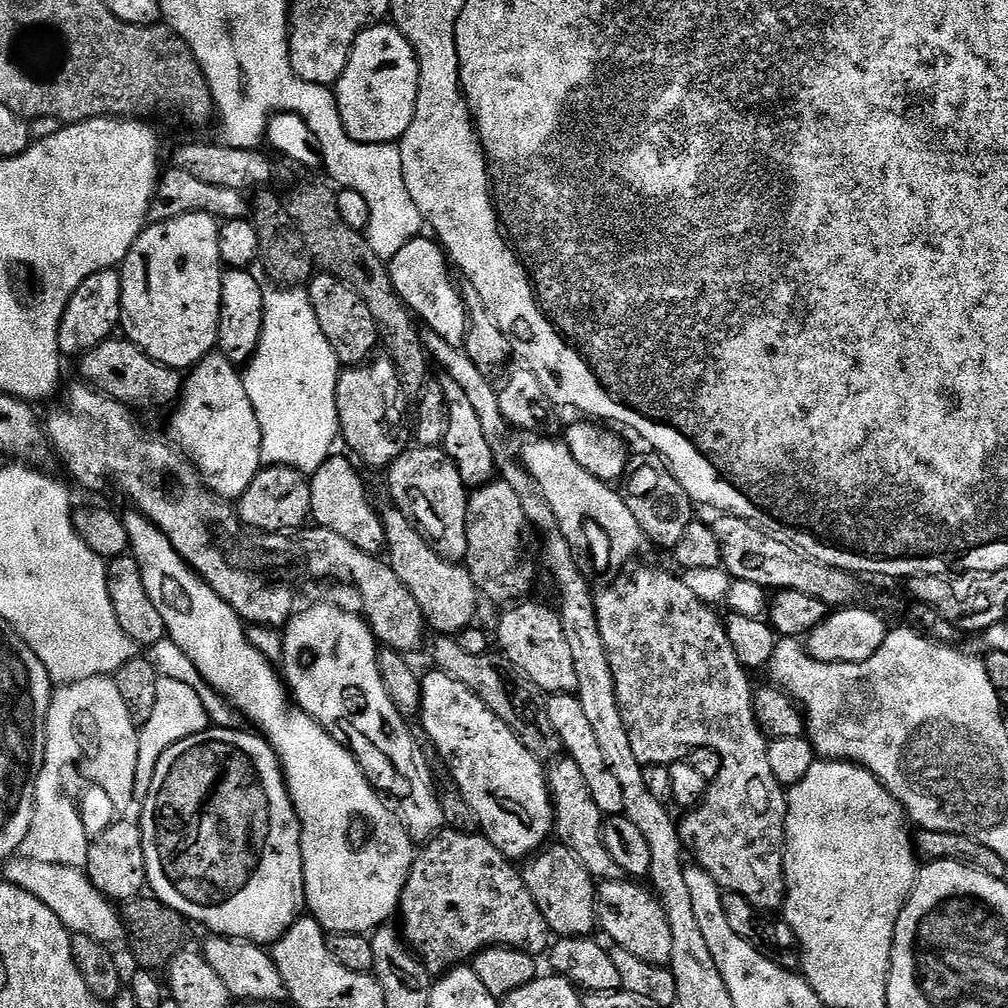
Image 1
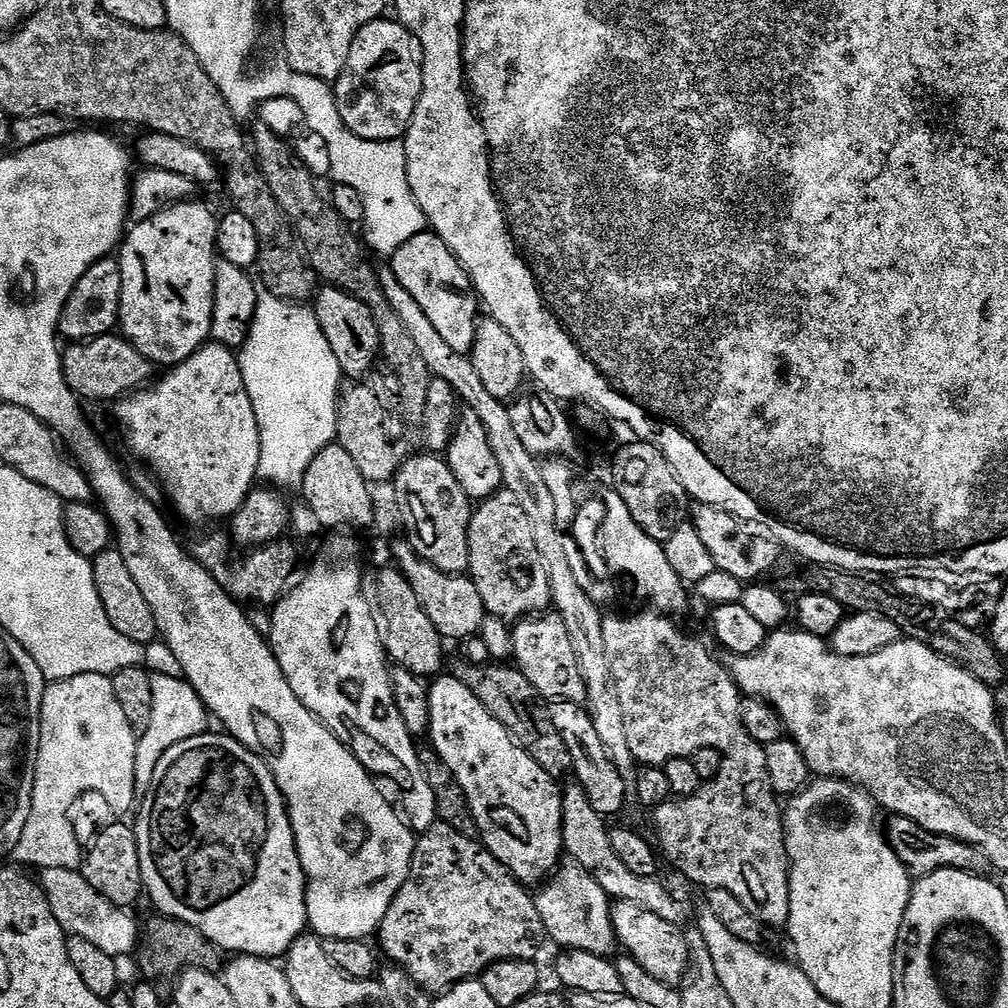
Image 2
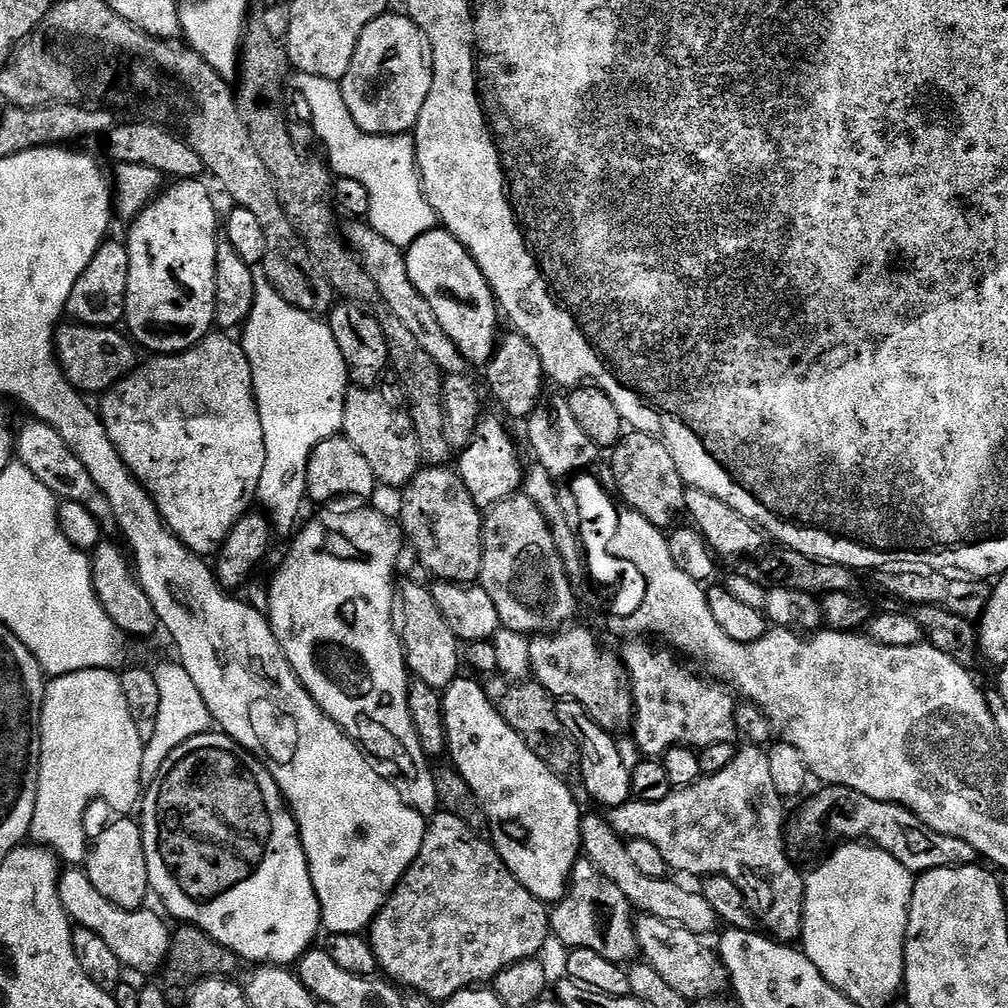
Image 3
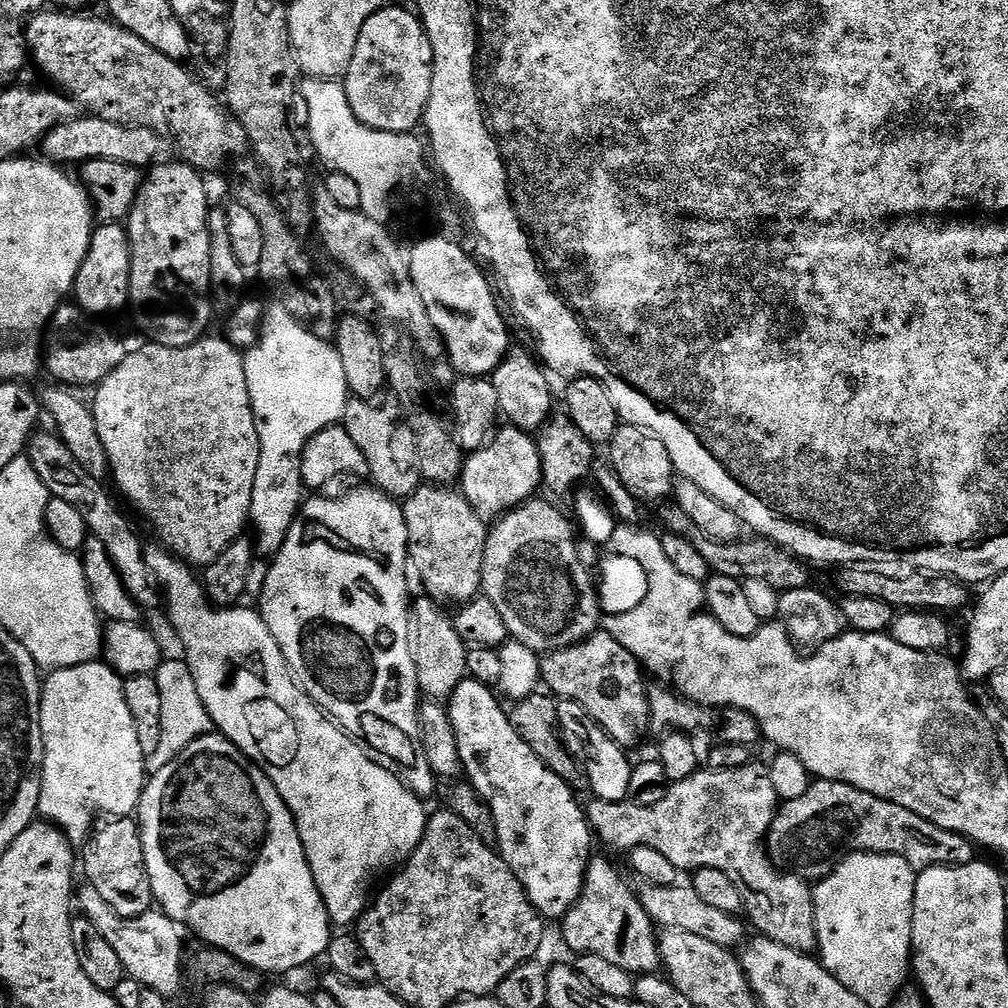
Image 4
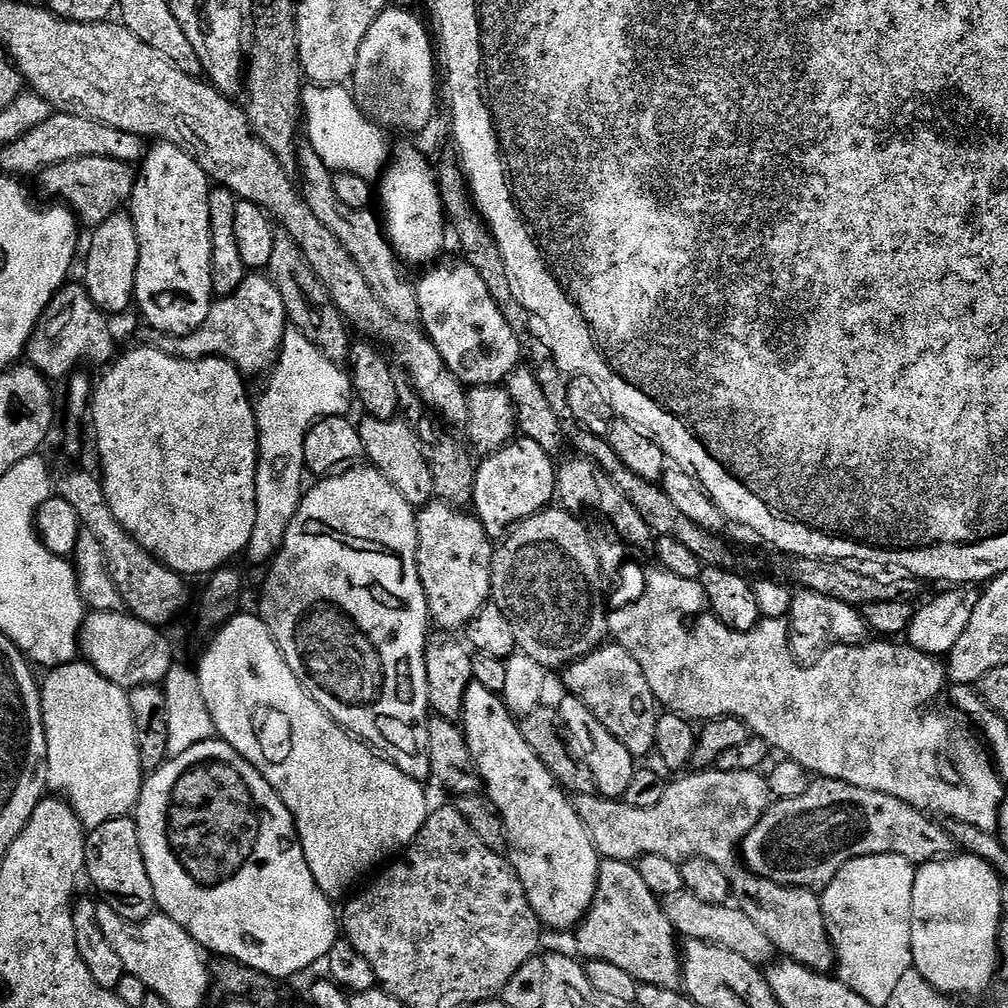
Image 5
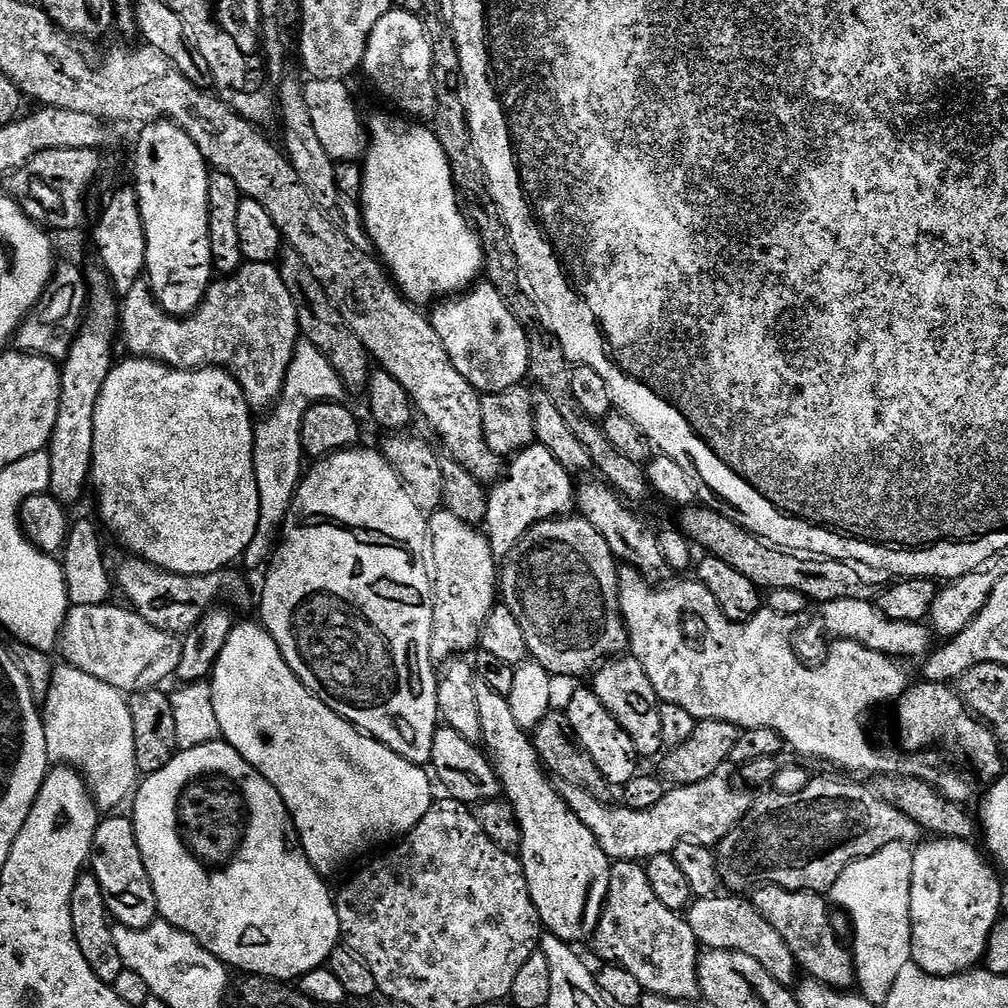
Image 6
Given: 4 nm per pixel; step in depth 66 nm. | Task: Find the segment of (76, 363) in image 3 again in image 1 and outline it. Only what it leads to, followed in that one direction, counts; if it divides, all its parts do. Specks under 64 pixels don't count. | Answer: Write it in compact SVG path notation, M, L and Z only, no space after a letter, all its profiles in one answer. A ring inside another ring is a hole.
M109 338L100 343L97 348L85 352L79 357L79 379L94 388L103 396L116 400L119 404L137 406L136 404L149 404L156 408L159 404L171 405L181 395L182 376L175 368L167 368L157 360L150 359L145 352L140 351L127 339Z

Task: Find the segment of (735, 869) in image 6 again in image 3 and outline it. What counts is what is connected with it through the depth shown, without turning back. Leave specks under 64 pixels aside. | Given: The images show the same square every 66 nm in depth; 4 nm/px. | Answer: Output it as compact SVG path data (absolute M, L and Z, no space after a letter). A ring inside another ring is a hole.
M824 786L819 790L821 792L813 791L787 821L784 843L788 855L793 858L812 856L815 852L824 854L845 842L867 842L902 862L913 874L939 868L965 868L977 863L978 857L970 842L950 834L938 834L938 830L926 826L922 818L901 804L875 800L849 788Z

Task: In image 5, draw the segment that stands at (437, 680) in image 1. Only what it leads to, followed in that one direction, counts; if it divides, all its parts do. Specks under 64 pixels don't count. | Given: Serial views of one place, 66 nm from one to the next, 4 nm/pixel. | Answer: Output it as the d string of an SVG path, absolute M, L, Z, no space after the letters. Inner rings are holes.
M473 682L466 690L462 731L464 741L468 744L468 753L480 772L483 791L504 820L506 859L518 874L534 914L545 929L557 928L560 932L567 928L575 929L594 902L602 859L582 818L576 812L575 803L553 778L552 772L546 770L538 754L530 750L530 742L526 742L520 733L517 717L508 711L503 699L497 693L486 690L486 686Z

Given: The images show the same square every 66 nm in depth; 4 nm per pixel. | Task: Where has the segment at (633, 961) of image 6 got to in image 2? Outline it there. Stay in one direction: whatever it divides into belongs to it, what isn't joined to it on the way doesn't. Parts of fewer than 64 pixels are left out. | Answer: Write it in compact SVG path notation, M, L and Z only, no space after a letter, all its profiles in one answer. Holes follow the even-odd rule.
M571 858L561 859L556 871L540 890L534 896L538 914L544 923L547 939L552 939L557 949L590 950L592 954L606 957L617 951L618 941L612 921L613 901L586 866Z

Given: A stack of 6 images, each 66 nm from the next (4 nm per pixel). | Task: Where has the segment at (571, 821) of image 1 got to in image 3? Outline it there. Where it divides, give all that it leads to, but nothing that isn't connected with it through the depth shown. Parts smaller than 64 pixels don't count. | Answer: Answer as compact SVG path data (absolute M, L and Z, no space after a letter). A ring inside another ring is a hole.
M585 815L581 819L580 847L586 859L602 875L610 878L610 882L614 882L614 886L618 886L618 890L622 890L622 894L626 894L626 898L637 913L662 918L662 922L676 924L701 938L708 938L712 931L714 931L713 933L717 931L716 915L710 902L706 902L703 891L691 892L690 889L675 884L672 878L649 878L647 874L640 873L634 866L634 862L630 862L627 843L608 825L608 821L603 815Z

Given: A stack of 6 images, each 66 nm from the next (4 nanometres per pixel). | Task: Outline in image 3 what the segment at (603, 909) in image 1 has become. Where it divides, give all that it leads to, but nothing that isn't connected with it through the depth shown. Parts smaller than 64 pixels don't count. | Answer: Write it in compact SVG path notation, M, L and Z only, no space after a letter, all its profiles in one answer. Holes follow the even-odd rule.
M640 914L635 917L635 921L636 941L643 963L654 966L658 975L674 990L678 990L678 994L690 1002L699 1002L723 997L724 991L729 991L728 971L724 969L724 963L713 949L711 952L704 945L707 943L701 937L676 924L662 922L662 918Z

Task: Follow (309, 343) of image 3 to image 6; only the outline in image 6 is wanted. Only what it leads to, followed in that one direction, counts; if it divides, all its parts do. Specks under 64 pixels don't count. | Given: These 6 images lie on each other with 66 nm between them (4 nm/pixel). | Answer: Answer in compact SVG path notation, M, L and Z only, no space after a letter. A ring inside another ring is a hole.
M307 342L297 344L296 353L284 379L284 393L267 413L268 420L262 421L261 424L259 421L255 425L256 437L252 457L254 474L258 478L260 517L254 542L246 546L242 557L242 564L246 567L263 569L269 563L278 540L278 533L283 529L284 520L288 517L292 501L296 498L296 490L302 479L302 469L306 464L304 447L300 441L302 418L306 418L306 410L310 410L310 406L315 404L339 401L344 395L344 383L338 378L334 366L330 366L330 362L322 358L322 354L314 345Z

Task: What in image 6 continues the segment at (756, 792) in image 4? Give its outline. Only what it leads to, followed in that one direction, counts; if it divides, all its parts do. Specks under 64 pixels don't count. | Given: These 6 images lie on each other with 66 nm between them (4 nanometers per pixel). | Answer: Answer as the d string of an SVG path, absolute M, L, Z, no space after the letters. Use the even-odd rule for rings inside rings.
M717 774L706 778L706 782L669 787L664 793L662 802L650 806L650 810L630 810L623 806L598 802L598 798L594 798L594 794L590 794L565 780L556 780L555 785L556 793L562 798L562 802L566 802L566 806L570 806L570 810L574 810L578 822L582 822L582 826L586 826L586 830L590 830L590 834L594 834L598 846L602 846L602 850L608 855L609 860L613 862L617 860L646 862L655 856L671 854L679 844L701 844L707 848L719 846L722 838L726 838L726 834L730 834L730 830L734 830L743 822L752 809L753 793L748 790L739 792L730 781L723 780L722 777L723 775ZM760 886L751 893L750 899L762 918L766 918L770 926L774 926L778 934L782 934L786 946L790 946L790 954L794 954L797 969L807 979L837 990L852 990L857 987L855 959L845 945L843 948L836 941L836 928L828 917L830 904L821 893Z

